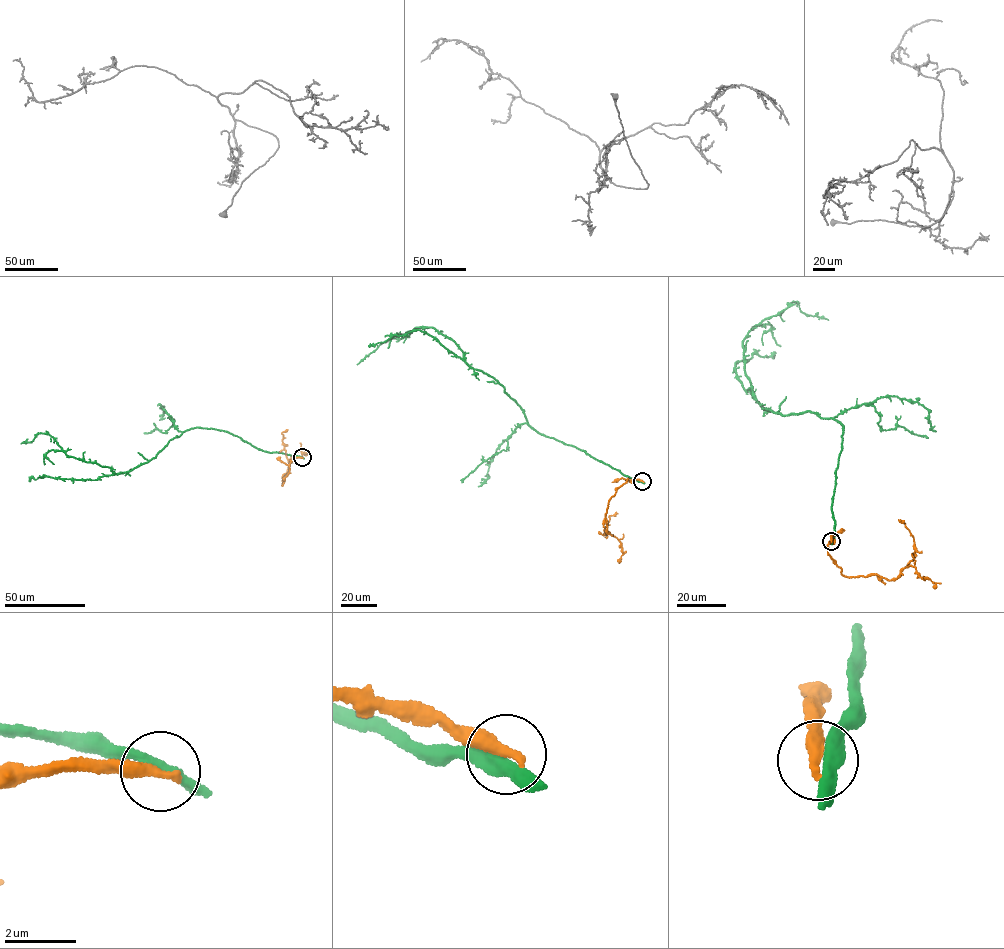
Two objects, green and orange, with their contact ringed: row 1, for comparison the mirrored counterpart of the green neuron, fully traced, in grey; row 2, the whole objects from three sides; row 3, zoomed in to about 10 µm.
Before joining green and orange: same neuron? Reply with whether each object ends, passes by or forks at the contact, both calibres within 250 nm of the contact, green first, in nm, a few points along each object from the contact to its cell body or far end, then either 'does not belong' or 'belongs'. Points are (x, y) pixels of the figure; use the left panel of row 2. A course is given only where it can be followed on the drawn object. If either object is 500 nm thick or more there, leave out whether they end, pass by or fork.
green passes by | orange ends | 320/400 nm | green via (302, 457), (196, 427), (171, 439), (155, 458), (116, 474), (66, 455), (49, 434), (21, 443) | orange via (302, 457), (295, 457), (291, 461), (282, 485), (289, 462), (281, 433), (288, 429) | does not belong

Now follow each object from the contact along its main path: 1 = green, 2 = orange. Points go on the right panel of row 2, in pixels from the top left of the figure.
1: (832, 541), (844, 426), (809, 411), (762, 408), (742, 344), (793, 301), (828, 320)
2: (831, 541), (827, 553), (841, 574), (891, 580), (915, 554), (913, 536), (900, 520)

